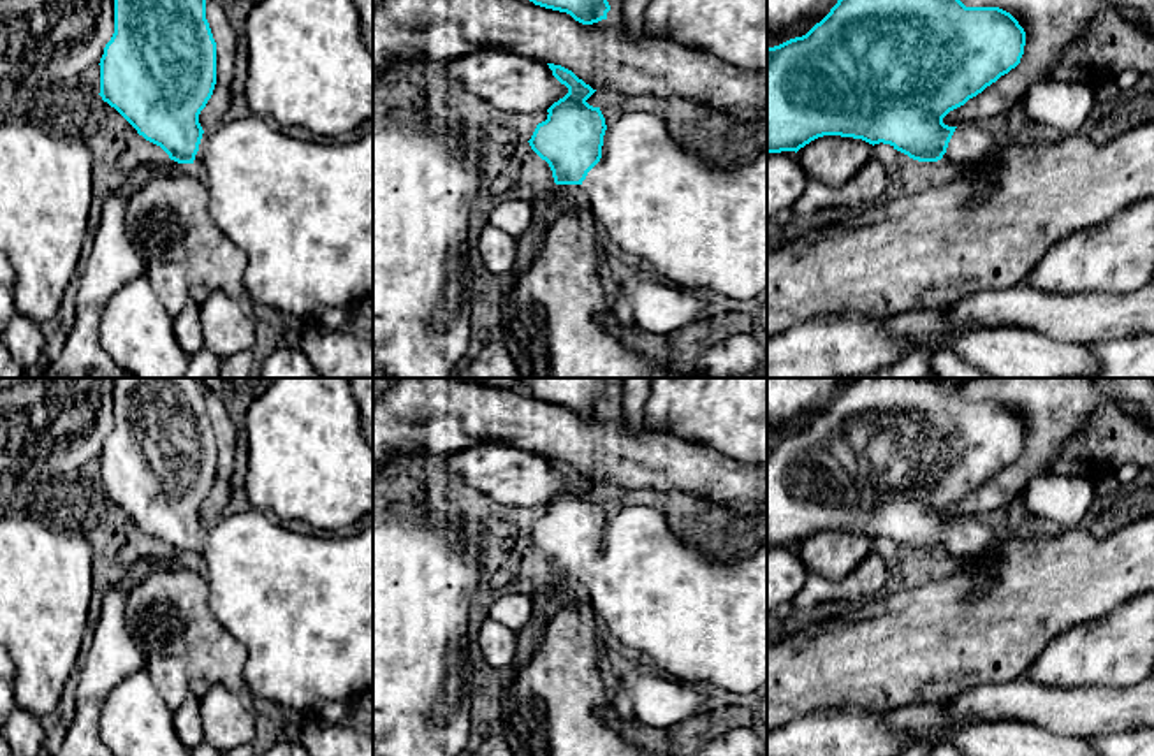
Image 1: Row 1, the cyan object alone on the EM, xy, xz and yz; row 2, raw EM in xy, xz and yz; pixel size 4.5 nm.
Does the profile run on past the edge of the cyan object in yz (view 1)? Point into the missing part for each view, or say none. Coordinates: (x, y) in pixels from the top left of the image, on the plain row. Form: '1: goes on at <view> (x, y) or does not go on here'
1: goes on at yz (971, 538)

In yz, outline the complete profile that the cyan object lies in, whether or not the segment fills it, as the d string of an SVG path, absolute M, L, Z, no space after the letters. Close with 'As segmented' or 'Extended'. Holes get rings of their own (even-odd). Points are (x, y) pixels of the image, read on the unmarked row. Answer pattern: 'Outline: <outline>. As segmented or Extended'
Outline: M857 378L841 390L830 406L806 429L767 441L767 547L799 545L823 529L890 538L922 557L925 566L938 563L959 570L990 557L1004 534L987 517L948 520L943 512L982 487L1020 457L1026 425L999 401L966 401L959 383L943 378Z. Extended

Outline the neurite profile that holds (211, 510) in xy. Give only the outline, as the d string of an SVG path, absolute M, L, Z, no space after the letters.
M209 390L206 392L206 413L216 436L216 478L199 508L199 517L204 526L213 526L223 517L230 498L232 461L239 429L229 417L222 399Z

